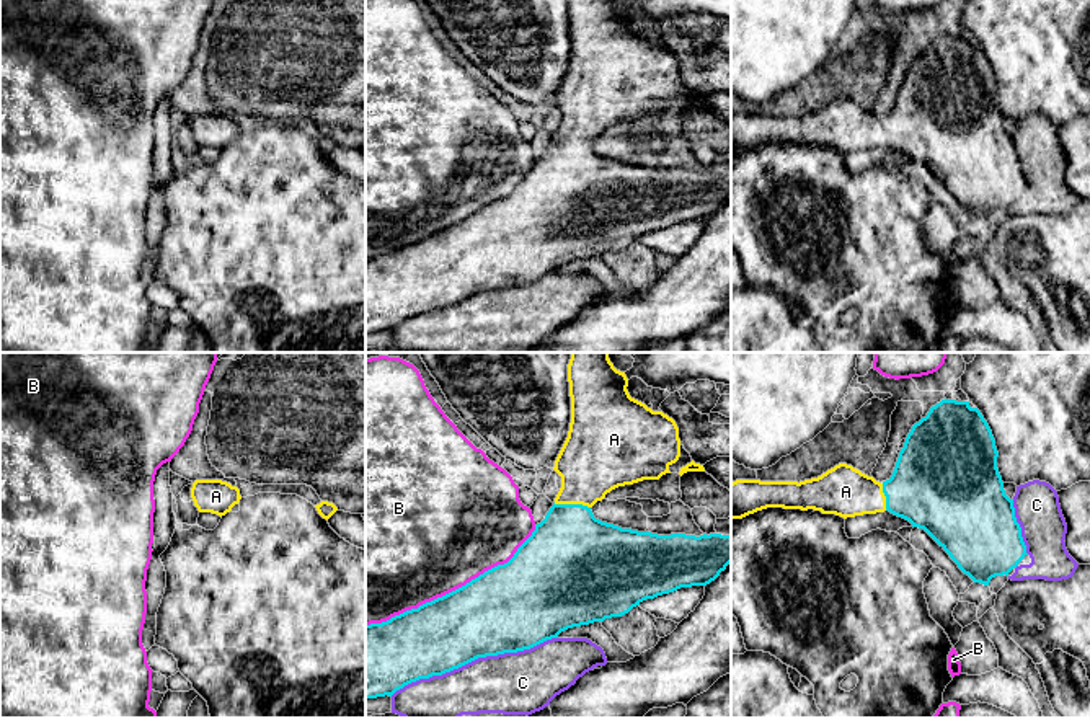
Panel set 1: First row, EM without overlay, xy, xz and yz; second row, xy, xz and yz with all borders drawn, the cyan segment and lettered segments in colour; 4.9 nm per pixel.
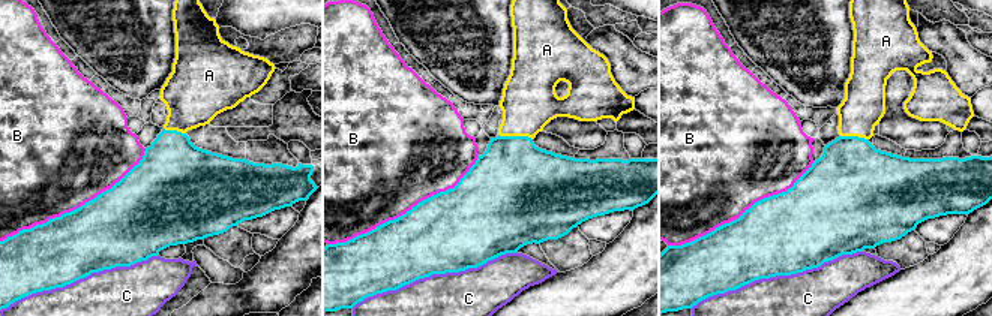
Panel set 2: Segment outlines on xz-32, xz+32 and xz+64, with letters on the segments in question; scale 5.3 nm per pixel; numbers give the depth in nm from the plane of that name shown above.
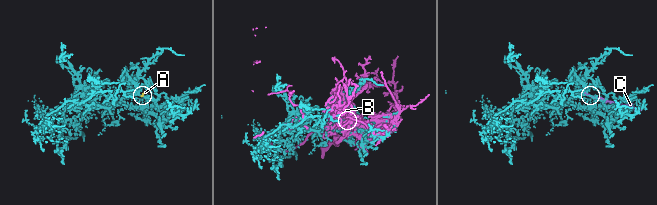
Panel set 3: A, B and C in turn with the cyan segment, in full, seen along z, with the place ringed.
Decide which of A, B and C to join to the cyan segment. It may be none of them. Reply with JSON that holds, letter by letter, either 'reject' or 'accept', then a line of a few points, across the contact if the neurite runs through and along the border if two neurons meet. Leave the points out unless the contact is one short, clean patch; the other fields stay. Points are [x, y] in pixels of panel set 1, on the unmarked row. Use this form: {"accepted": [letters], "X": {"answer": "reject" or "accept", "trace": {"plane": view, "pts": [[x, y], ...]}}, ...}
{"accepted": ["A"], "A": {"answer": "accept", "trace": {"plane": "xz", "pts": [[571, 190], [571, 139], [594, 95]]}}, "B": {"answer": "reject"}, "C": {"answer": "reject"}}

